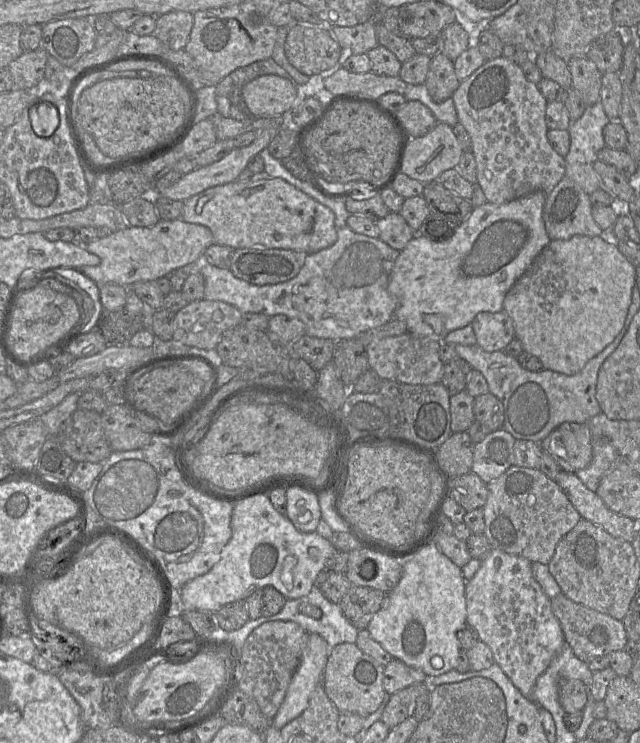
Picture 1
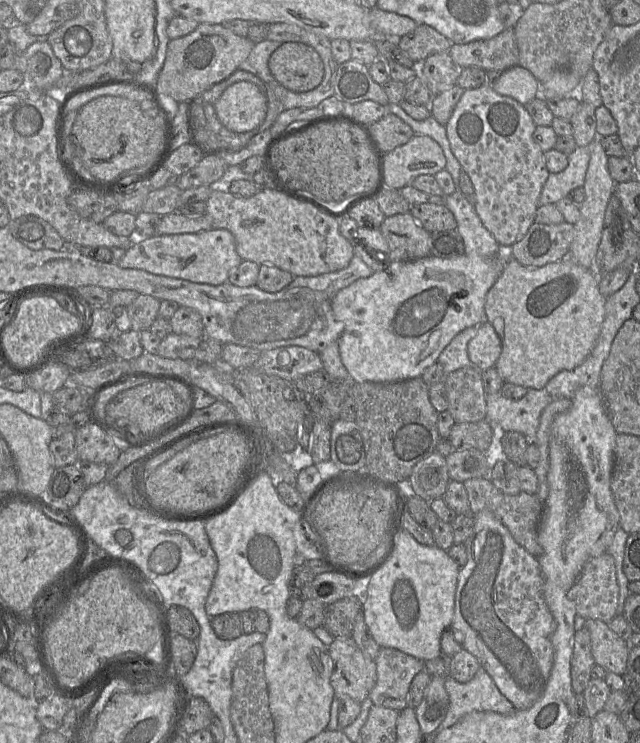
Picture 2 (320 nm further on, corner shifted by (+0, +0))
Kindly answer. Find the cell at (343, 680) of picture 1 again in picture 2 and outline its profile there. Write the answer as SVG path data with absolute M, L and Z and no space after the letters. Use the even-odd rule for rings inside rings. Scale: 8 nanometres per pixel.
M335 638L328 647L334 670L330 678L336 696L349 696L358 703L368 698L377 681L375 660L365 655L351 638Z

